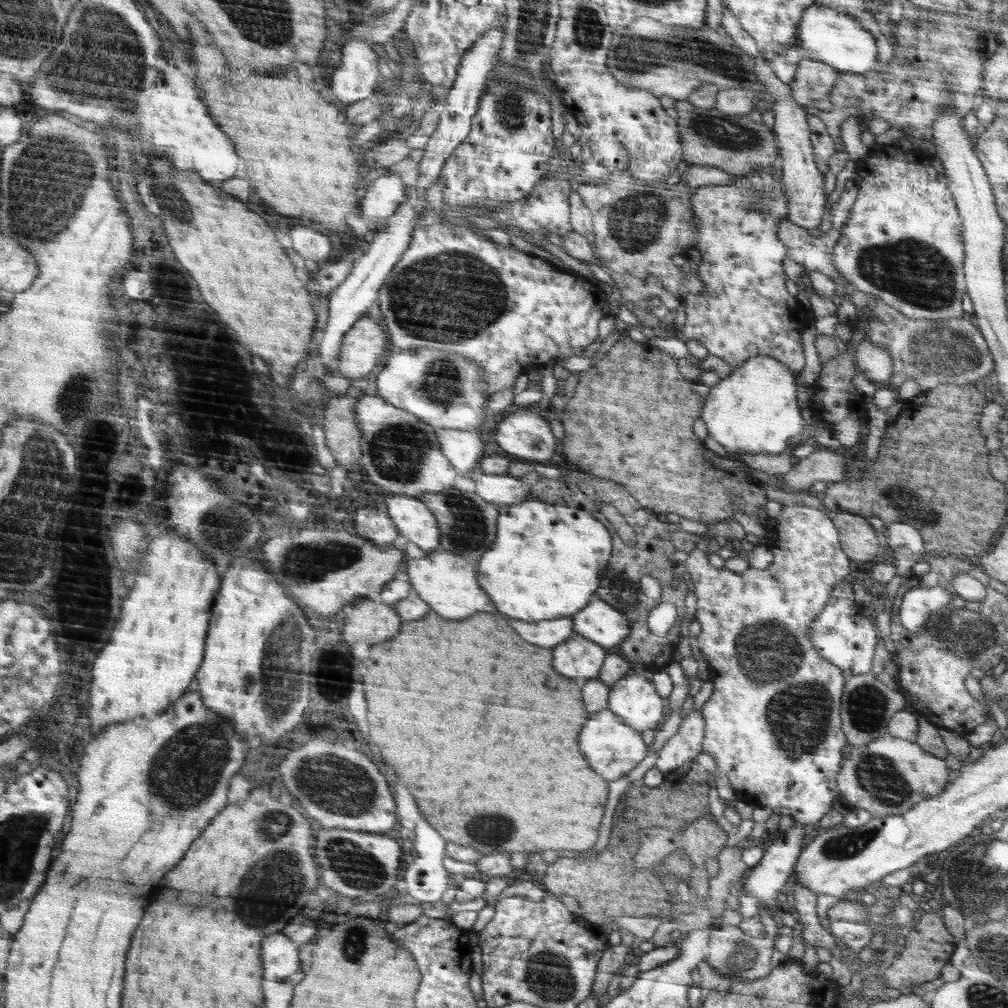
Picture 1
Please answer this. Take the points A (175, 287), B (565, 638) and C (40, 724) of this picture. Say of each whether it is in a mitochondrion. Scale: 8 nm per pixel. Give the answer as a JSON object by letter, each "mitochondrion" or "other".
{"A":"other","B":"other","C":"other"}

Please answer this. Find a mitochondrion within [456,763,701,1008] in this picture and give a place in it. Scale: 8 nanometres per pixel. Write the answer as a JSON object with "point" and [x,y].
{"point":[549,975]}

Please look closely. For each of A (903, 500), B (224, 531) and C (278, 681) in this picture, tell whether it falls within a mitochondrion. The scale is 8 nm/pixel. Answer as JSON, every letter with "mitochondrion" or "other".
{"A":"mitochondrion","B":"mitochondrion","C":"mitochondrion"}

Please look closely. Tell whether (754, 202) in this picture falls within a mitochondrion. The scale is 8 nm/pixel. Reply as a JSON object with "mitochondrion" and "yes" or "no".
{"mitochondrion":"yes"}

